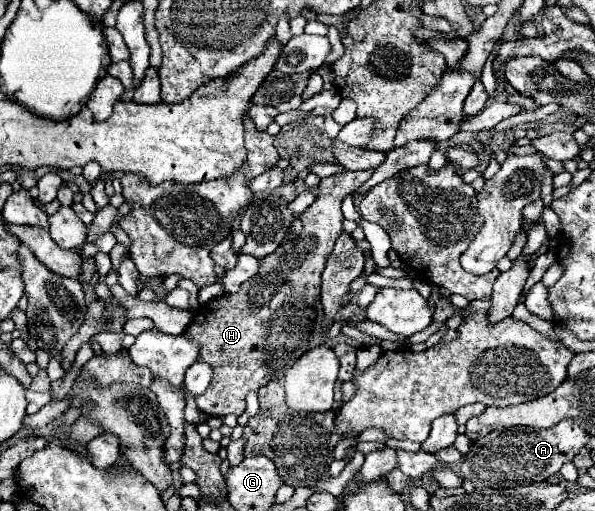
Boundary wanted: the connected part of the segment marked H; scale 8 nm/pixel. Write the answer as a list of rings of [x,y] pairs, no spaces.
[[[372,170],[338,172],[322,178],[316,190],[316,202],[300,214],[302,232],[282,242],[270,256],[264,256],[256,276],[246,280],[240,292],[214,298],[194,312],[194,320],[184,336],[198,342],[198,360],[212,366],[212,382],[206,392],[196,398],[200,412],[220,418],[228,414],[240,416],[244,412],[244,398],[250,390],[256,392],[272,380],[282,380],[286,368],[310,350],[320,276],[342,232],[342,200],[350,192],[356,192],[370,174]]]

